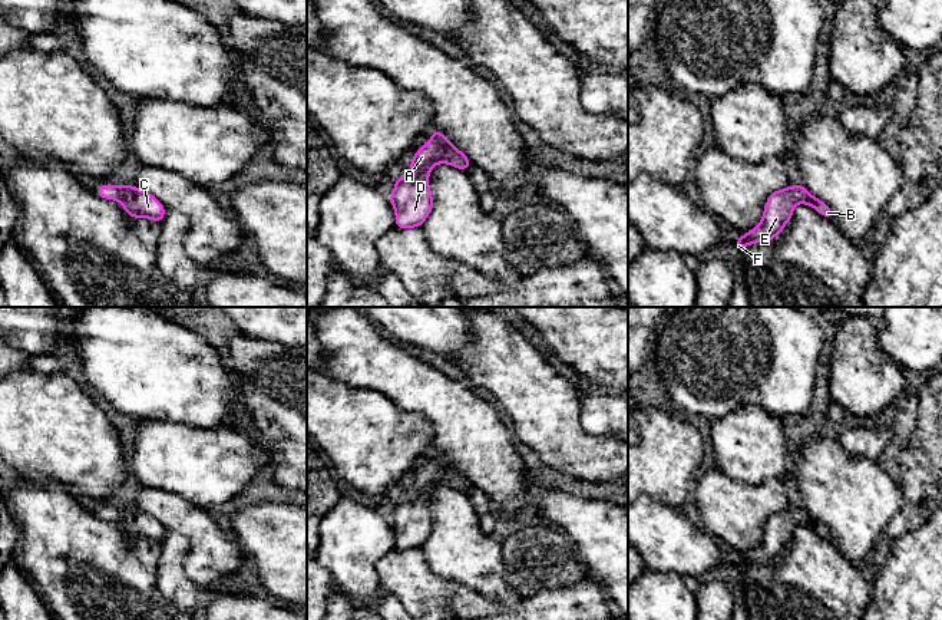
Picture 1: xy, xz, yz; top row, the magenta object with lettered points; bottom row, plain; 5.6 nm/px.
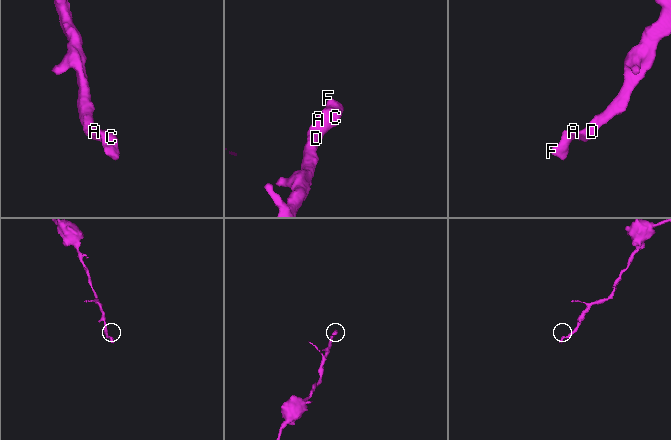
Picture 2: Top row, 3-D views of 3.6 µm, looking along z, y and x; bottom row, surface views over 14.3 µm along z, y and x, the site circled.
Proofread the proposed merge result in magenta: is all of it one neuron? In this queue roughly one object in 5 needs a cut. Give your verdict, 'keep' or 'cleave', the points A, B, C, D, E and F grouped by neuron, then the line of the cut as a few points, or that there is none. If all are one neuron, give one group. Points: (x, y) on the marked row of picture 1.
keep | A B C D E F | no cut

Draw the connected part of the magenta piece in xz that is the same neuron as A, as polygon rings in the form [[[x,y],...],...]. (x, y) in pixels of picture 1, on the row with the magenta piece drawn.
[[[432,131],[432,139],[424,144],[407,165],[416,174],[404,174],[394,182],[390,202],[396,212],[396,228],[420,227],[433,210],[429,174],[436,164],[450,164],[466,171],[472,164],[469,158],[455,148],[440,131]]]

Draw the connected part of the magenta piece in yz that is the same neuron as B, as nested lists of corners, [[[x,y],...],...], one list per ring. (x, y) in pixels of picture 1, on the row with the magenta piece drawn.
[[[791,185],[769,195],[760,224],[737,238],[736,250],[741,250],[748,244],[771,241],[790,221],[799,202],[813,207],[824,218],[832,220],[832,210],[827,204],[814,198],[804,185]]]

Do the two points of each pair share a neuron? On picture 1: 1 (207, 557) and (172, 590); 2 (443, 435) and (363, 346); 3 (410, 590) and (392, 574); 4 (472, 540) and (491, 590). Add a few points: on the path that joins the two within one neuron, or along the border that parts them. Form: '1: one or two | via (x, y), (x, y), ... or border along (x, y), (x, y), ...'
1: two | border along (188, 544), (184, 573), (198, 586)
2: one | via (435, 412), (396, 373), (386, 368)
3: one | via (406, 586), (396, 576)
4: one | via (472, 553), (472, 557), (486, 577)

